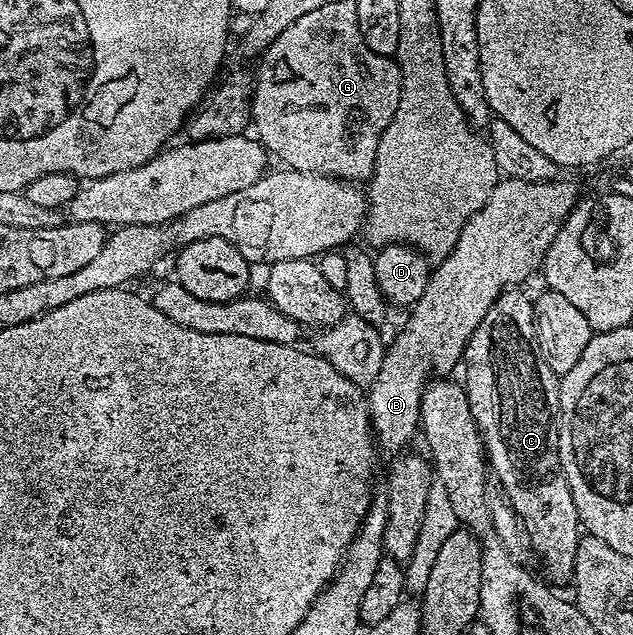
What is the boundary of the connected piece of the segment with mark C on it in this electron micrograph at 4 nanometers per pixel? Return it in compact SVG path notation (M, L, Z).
M508 288L499 294L495 303L489 308L489 312L485 312L485 316L473 332L472 338L468 340L461 362L462 365L467 365L467 380L465 379L467 400L472 420L475 422L477 430L481 432L482 446L486 461L489 463L490 473L492 475L495 473L496 480L503 485L504 491L502 490L502 493L505 495L507 503L515 509L515 515L519 517L519 524L522 526L526 541L529 543L529 550L531 546L532 552L539 557L544 572L555 582L570 583L575 577L575 553L581 537L581 523L577 508L573 504L573 496L567 478L563 474L563 465L559 462L559 423L557 419L559 417L560 379L549 368L549 364L545 364L539 351L539 341L535 335L535 303L532 295L527 295L523 288Z

